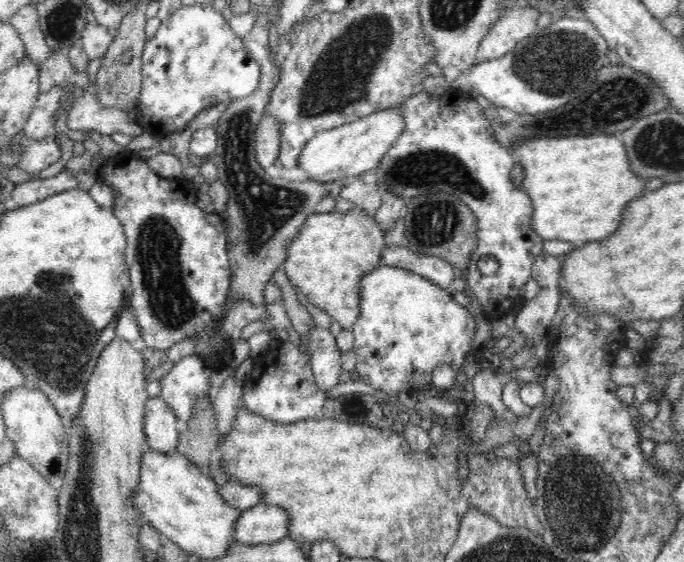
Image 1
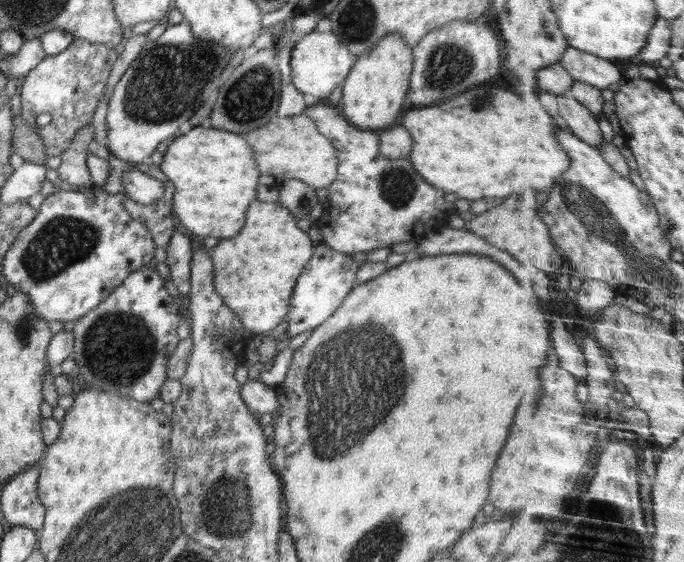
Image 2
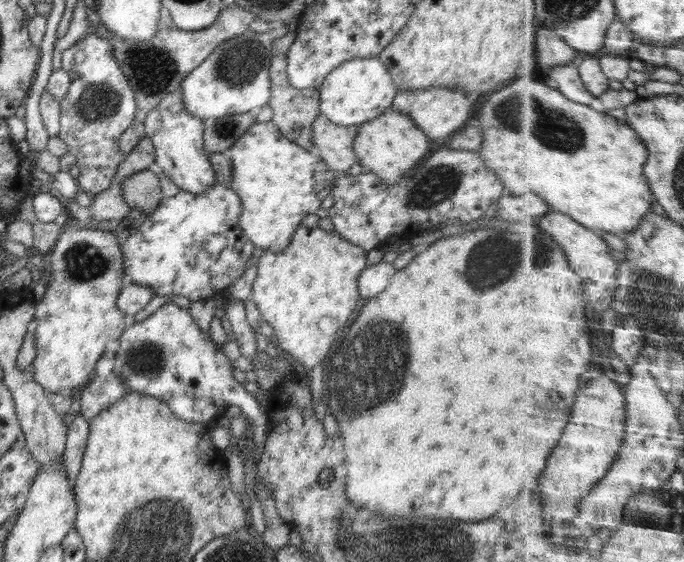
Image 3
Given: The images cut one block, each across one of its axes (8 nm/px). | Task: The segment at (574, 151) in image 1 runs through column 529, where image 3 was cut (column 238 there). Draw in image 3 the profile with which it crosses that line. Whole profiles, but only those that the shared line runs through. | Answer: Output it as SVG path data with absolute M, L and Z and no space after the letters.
M255 121L246 130L246 133L238 138L235 146L230 148L232 160L231 187L241 198L242 212L240 216L240 228L254 246L270 252L279 253L288 246L292 240L292 234L301 226L304 217L316 215L322 206L322 201L332 196L332 186L339 175L322 160L315 151L304 149L285 138L272 121Z

